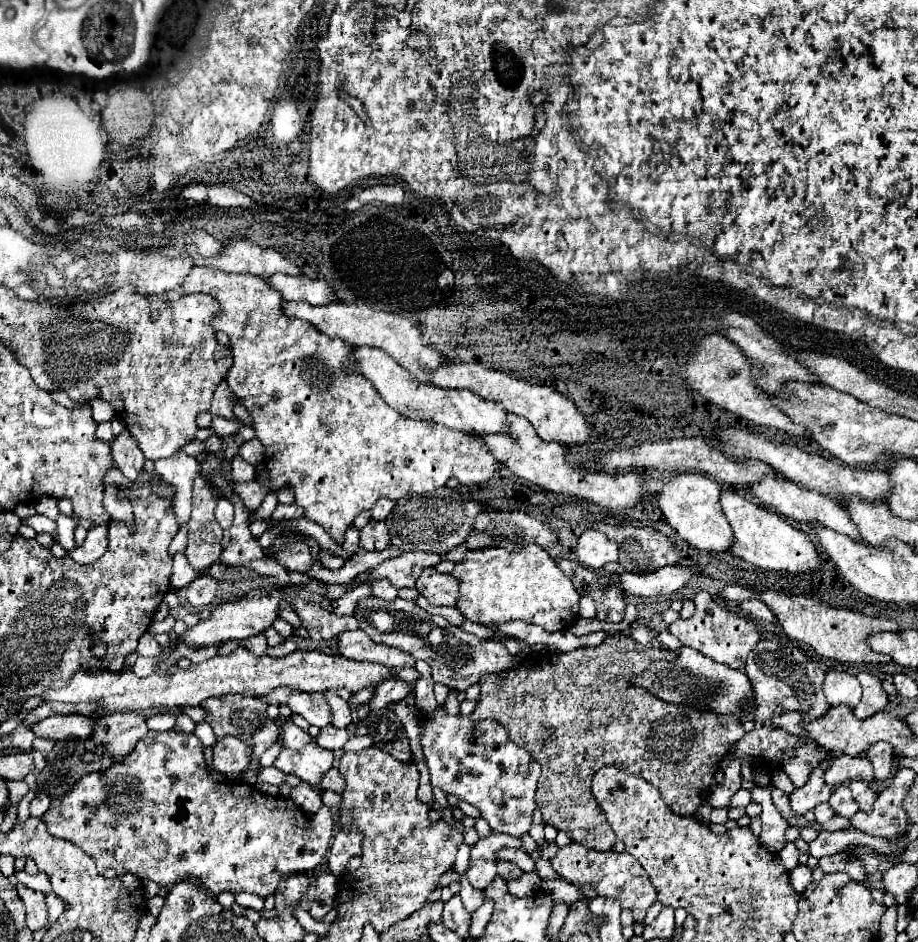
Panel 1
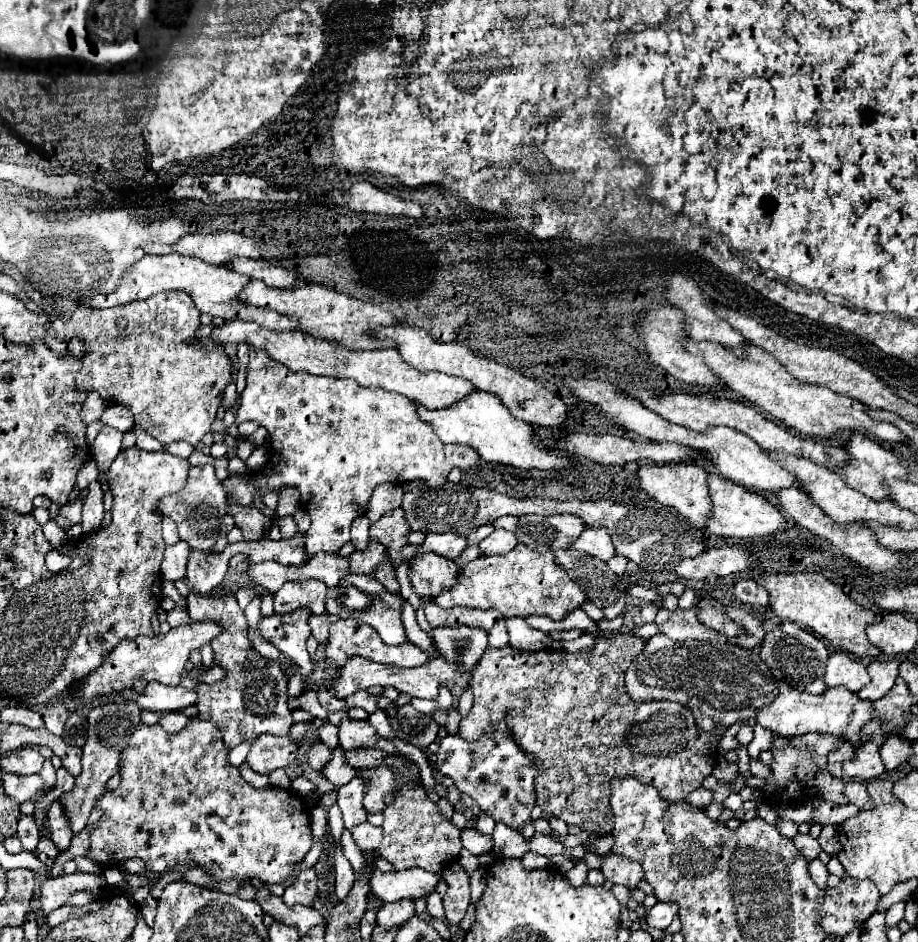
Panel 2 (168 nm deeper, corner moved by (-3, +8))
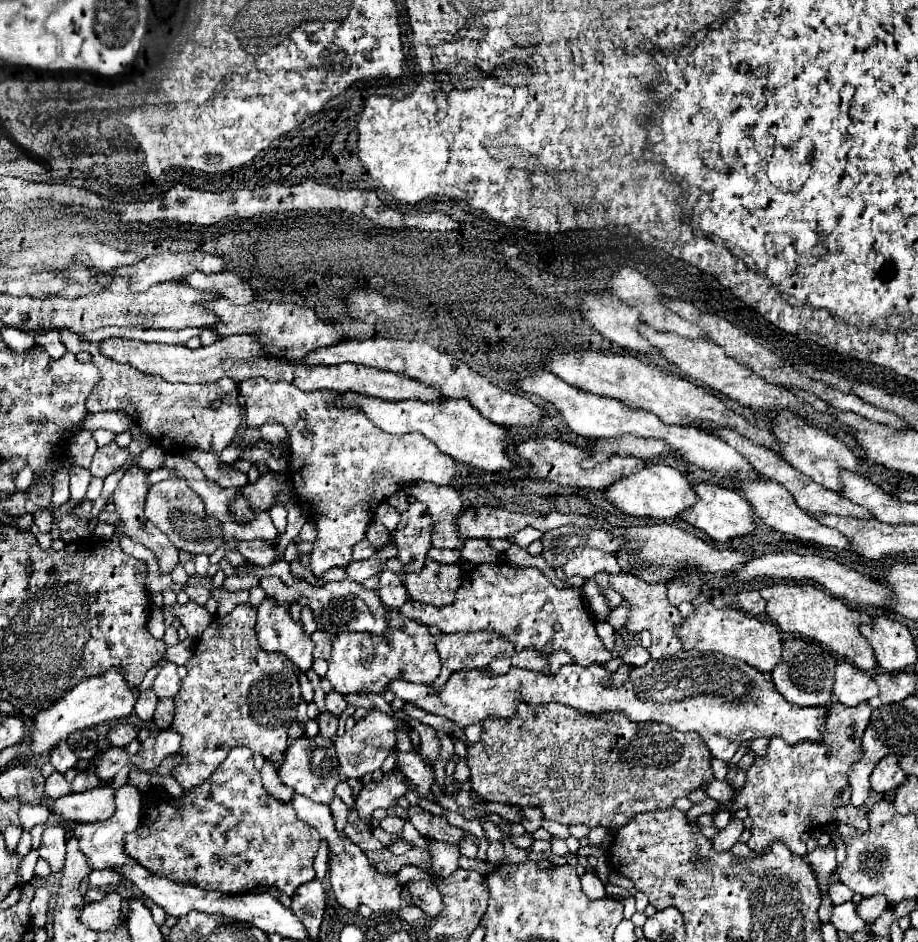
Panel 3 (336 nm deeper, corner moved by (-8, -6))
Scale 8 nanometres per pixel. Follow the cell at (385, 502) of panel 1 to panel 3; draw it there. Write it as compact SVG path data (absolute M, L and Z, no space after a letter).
M383 502L375 510L375 520L379 520L389 532L393 532L399 524L399 512L393 506L389 506L387 502Z

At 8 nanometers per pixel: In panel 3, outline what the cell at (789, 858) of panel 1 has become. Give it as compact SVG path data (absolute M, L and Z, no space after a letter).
M825 846L825 848L815 848L813 852L807 854L809 858L809 864L815 868L817 872L817 882L821 888L827 886L829 882L829 874L835 870L837 862L835 862L835 850L831 846Z

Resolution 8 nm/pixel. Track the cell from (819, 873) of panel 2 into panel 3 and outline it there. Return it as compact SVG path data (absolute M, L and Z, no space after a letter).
M835 882L835 884L831 884L831 888L829 888L829 898L831 898L831 902L837 906L837 904L843 904L843 902L849 902L849 900L853 898L853 890L847 888L847 886L841 884L841 882Z

